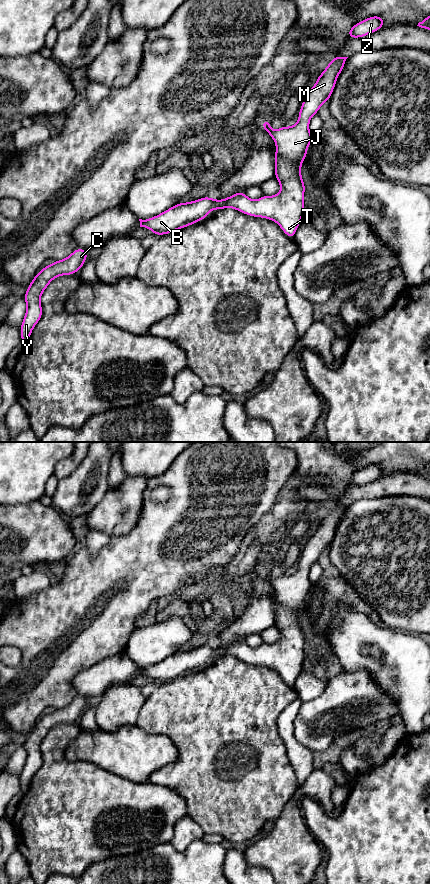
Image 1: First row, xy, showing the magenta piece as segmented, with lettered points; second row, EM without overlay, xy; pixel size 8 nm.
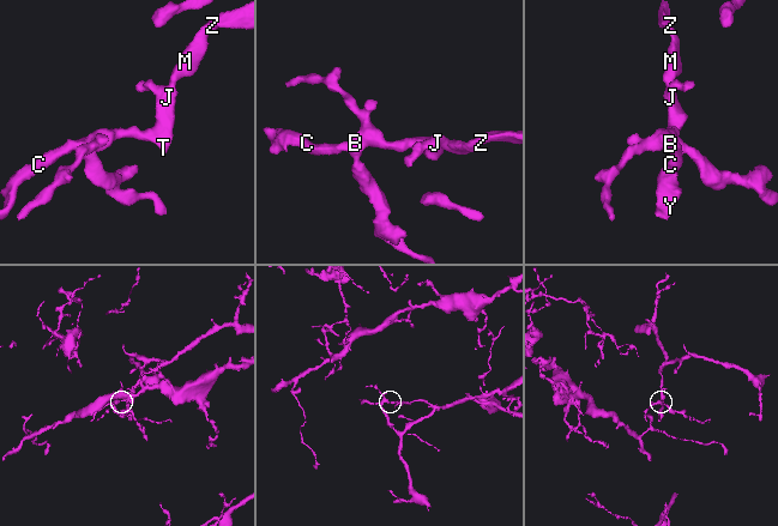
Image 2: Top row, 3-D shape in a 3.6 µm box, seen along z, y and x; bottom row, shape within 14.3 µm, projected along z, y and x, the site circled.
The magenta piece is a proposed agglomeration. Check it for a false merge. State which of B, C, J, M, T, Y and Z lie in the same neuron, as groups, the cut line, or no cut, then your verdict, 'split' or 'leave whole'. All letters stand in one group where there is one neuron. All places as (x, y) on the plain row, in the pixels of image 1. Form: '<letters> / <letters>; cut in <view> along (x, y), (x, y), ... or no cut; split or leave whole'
B C J M T Y Z; no cut; leave whole

